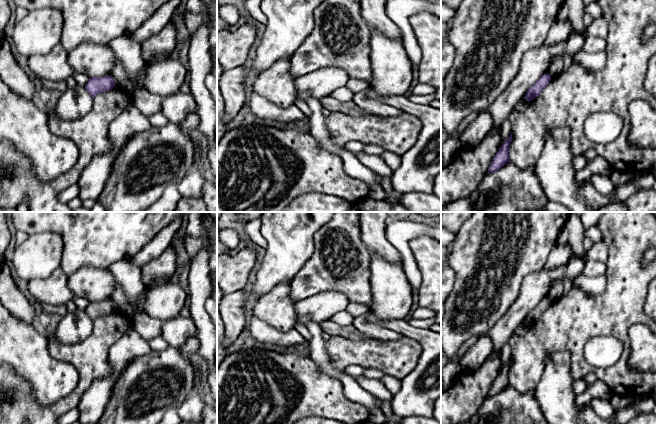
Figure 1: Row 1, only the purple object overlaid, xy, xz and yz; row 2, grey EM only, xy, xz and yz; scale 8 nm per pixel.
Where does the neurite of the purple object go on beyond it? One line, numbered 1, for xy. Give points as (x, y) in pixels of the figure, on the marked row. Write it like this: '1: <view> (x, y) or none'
1: none

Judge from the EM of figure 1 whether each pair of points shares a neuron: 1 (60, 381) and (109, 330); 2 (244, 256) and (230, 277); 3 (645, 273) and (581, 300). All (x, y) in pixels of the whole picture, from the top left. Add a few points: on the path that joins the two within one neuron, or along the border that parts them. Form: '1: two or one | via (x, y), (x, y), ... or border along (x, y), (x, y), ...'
1: two | border along (52, 355), (76, 370), (77, 385), (73, 390)
2: one | via (243, 261), (232, 272)
3: one | via (629, 287), (615, 301), (597, 301)

